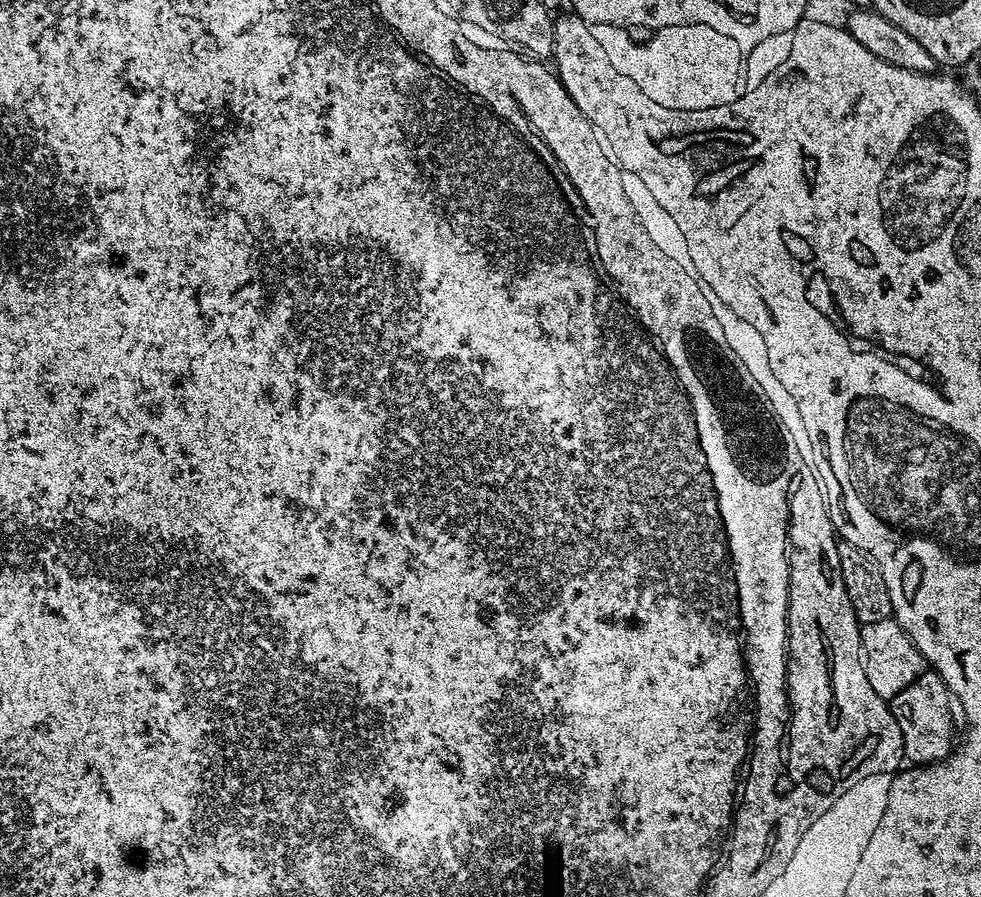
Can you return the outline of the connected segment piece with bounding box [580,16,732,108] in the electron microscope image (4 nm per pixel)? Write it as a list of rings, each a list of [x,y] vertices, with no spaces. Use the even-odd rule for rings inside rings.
[[[580,16],[587,28],[594,30],[595,39],[606,46],[608,56],[615,61],[616,68],[632,76],[644,92],[660,104],[673,108],[704,108],[704,104],[720,104],[712,96],[732,96],[731,77],[717,78],[708,76],[712,60],[720,60],[716,44],[720,36],[708,32],[715,25],[707,21],[681,21],[681,24],[628,24],[609,20],[589,20]]]

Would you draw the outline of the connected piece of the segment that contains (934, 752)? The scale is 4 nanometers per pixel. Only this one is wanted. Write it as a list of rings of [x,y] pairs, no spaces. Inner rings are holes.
[[[925,670],[890,700],[890,707],[898,722],[898,730],[902,730],[905,761],[916,766],[937,764],[954,751],[954,739],[952,740],[954,697],[939,674]]]

